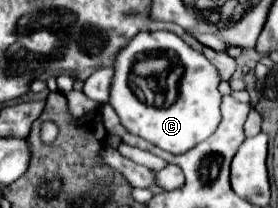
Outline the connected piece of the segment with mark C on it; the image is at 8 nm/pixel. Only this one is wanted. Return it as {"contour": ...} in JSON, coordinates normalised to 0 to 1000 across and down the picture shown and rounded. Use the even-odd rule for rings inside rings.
{"contour":[[[504,154],[482,173],[446,240],[410,288],[410,385],[403,385],[403,442],[396,442],[396,500],[424,538],[432,587],[446,596],[453,625],[468,625],[489,654],[511,654],[518,673],[561,692],[568,712],[619,731],[619,740],[662,740],[727,673],[741,673],[791,587],[791,481],[799,452],[784,433],[791,404],[791,356],[734,260],[712,260],[698,231],[683,231],[655,183],[640,183],[619,154]],[[626,250],[662,356],[640,394],[640,462],[612,510],[590,510],[583,471],[554,500],[532,490],[518,452],[489,452],[475,423],[475,346],[482,346],[482,298],[496,269],[540,269],[540,260],[597,260]]]}

